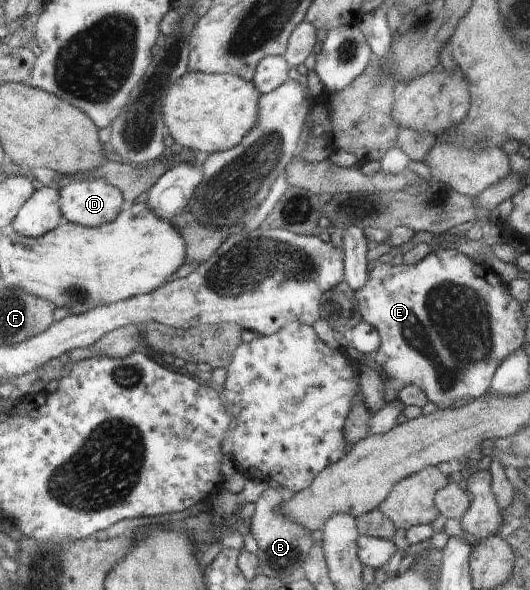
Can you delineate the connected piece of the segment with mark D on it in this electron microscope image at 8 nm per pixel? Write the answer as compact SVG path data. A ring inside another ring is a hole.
M104 179L71 182L59 192L62 215L85 228L105 226L125 208L125 200L115 183Z

